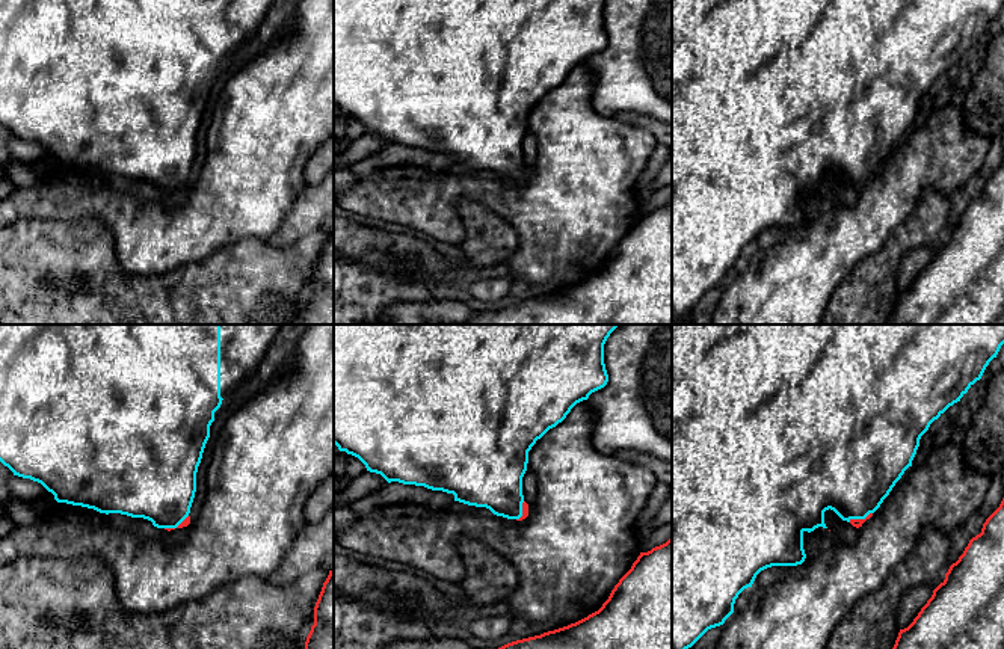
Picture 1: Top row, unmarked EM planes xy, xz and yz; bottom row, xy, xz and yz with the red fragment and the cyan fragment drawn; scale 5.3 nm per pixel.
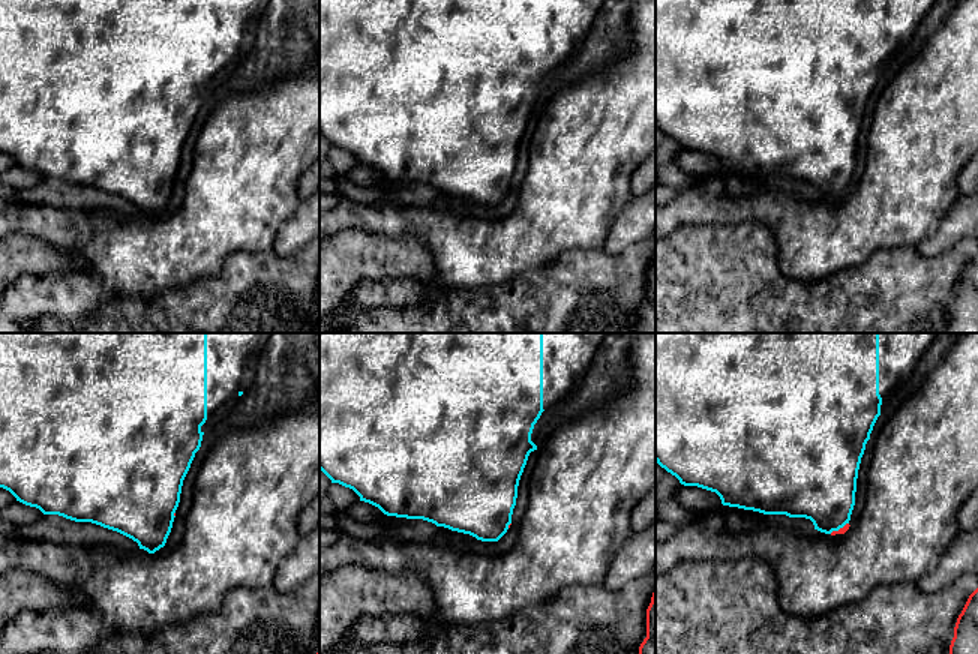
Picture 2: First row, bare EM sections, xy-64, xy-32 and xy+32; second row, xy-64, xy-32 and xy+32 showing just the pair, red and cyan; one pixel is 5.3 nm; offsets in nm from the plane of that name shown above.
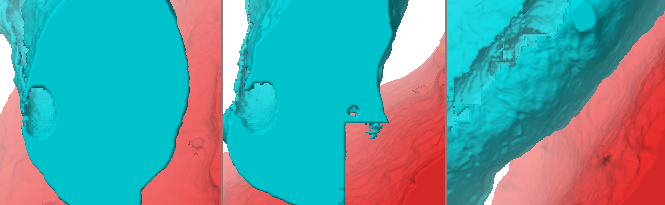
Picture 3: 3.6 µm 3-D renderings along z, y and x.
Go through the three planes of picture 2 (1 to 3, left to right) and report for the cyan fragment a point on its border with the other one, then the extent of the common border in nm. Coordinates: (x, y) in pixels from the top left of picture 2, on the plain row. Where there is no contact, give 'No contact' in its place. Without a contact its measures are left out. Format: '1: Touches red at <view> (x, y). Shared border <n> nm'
1: No contact
2: Touches red at xy-32 (509, 189). Shared border 40 nm
3: Touches red at xy+32 (840, 192). Shared border 120 nm

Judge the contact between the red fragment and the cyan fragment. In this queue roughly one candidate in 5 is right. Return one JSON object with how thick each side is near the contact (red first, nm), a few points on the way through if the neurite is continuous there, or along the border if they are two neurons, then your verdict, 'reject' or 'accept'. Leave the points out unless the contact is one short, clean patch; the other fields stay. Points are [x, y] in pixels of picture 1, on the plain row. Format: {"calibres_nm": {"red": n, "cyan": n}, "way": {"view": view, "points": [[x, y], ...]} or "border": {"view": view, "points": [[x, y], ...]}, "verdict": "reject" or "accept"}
{"calibres_nm": {"red": 50, "cyan": 440}, "verdict": "reject"}

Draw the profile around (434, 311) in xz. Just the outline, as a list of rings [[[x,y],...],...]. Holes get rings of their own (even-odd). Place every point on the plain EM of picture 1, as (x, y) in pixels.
[[[454,300],[394,302],[380,312],[383,324],[453,324],[468,320],[476,311]]]

